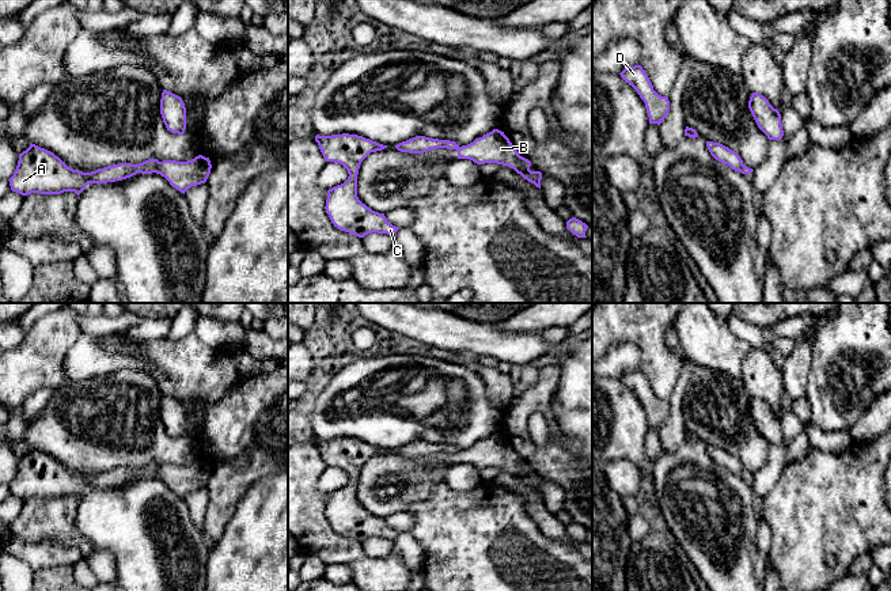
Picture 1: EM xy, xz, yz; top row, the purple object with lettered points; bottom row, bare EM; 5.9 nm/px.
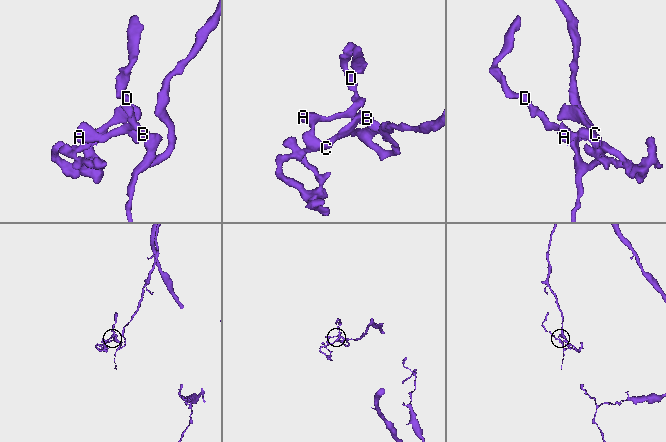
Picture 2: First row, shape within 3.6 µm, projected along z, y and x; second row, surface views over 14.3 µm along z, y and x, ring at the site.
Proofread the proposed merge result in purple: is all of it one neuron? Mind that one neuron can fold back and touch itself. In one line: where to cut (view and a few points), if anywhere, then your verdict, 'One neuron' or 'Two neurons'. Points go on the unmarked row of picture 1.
Split along xy (160, 466), (152, 476). Two neurons

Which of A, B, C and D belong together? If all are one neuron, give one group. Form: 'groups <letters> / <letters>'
groups A C D / B

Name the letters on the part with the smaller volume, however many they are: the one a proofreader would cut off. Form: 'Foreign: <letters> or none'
Foreign: A, C, D

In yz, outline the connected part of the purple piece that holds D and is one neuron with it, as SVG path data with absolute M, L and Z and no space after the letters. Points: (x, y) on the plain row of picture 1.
M641 370L625 372L619 379L644 405L649 428L660 429L670 416L668 402L659 399L653 394L653 390Z

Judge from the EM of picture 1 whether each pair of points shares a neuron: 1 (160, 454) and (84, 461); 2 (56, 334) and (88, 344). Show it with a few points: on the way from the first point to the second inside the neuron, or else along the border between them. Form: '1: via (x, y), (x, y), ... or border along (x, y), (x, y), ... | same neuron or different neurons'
1: via (141, 454), (103, 454) | same neuron
2: border along (82, 333), (65, 353), (63, 368) | different neurons

